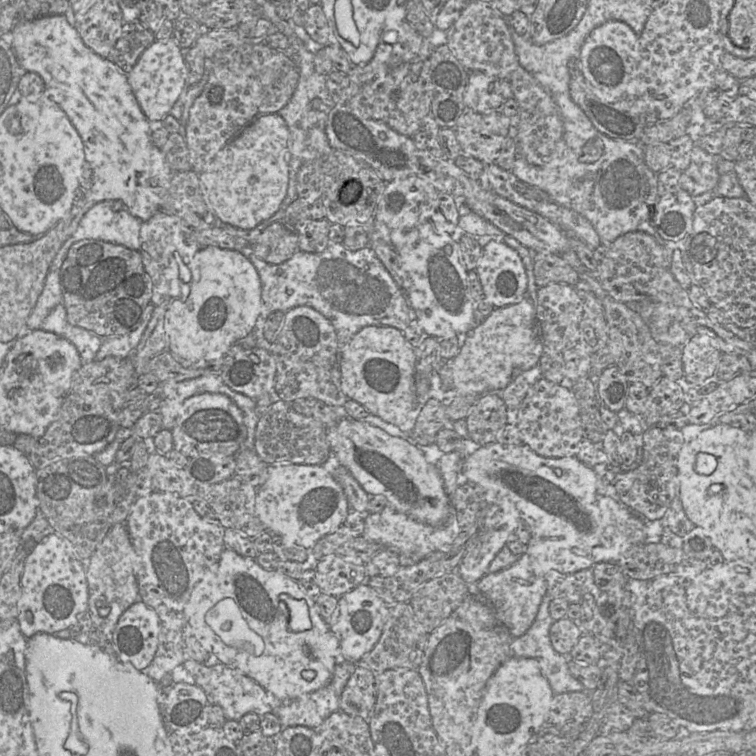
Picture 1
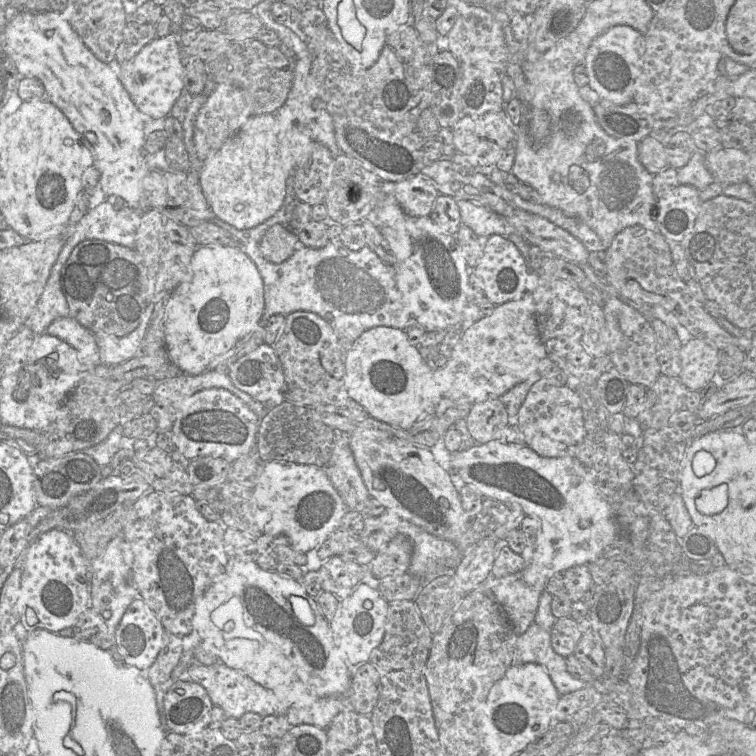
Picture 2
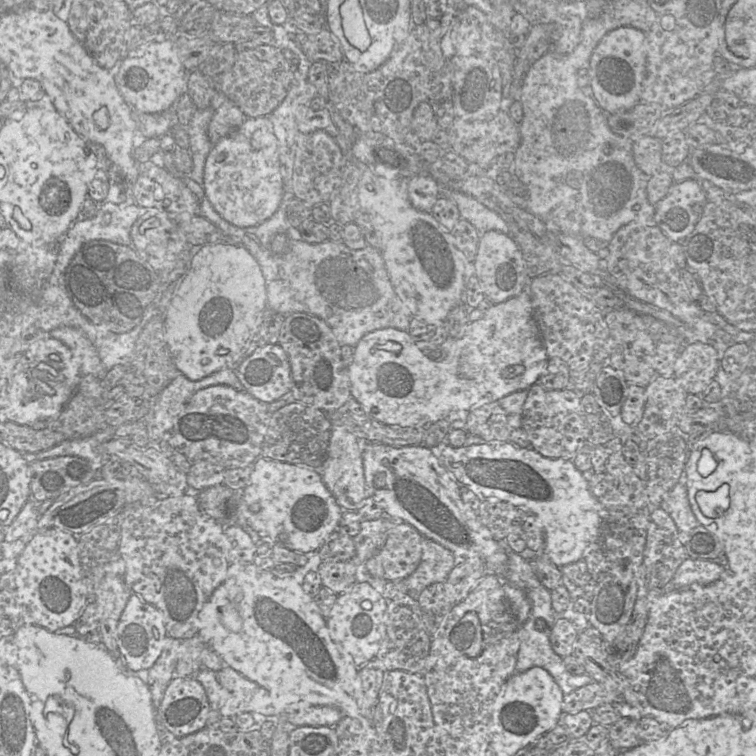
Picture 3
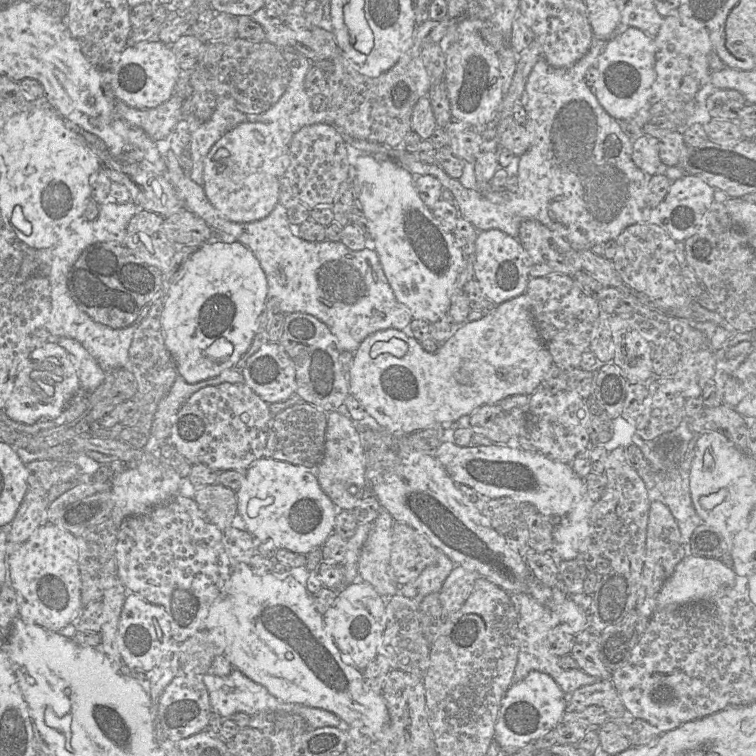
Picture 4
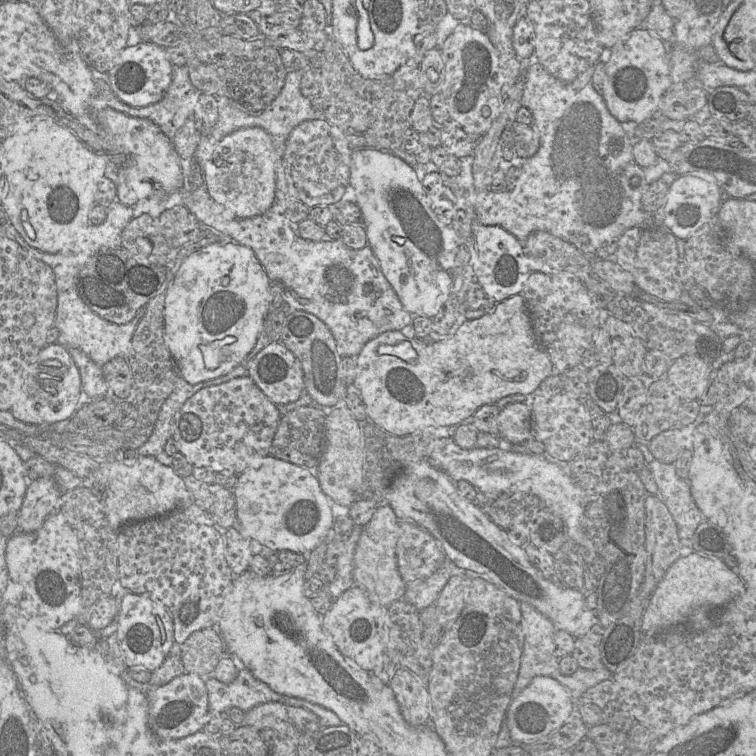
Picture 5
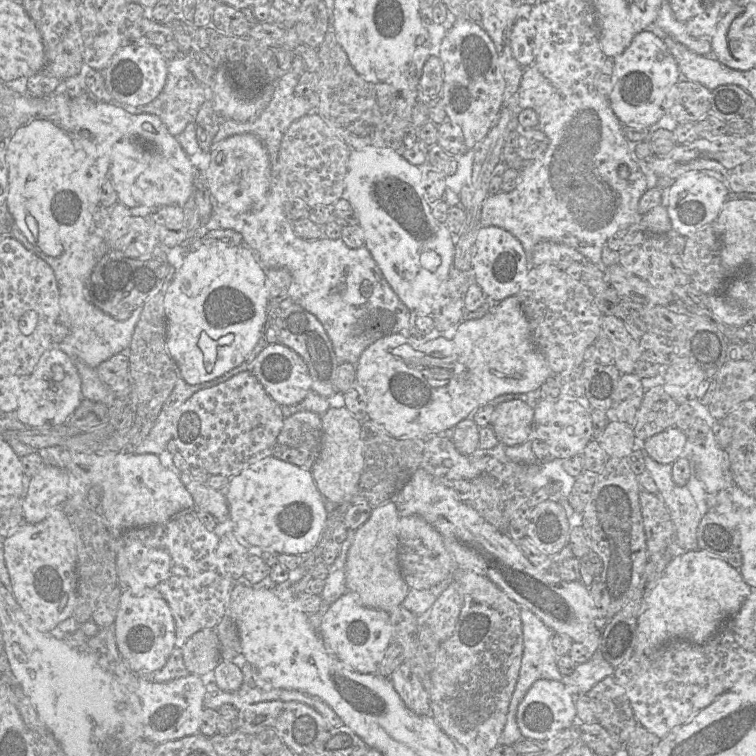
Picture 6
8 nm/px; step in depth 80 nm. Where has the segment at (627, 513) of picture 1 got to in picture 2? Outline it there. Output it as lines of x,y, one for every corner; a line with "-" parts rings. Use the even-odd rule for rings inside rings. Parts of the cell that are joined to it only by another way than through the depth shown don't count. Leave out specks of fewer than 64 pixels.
494,440
453,452
451,466
452,471
484,498
517,503
537,524
536,544
526,566
515,574
490,576
486,580
488,589
518,635
525,633
533,622
540,595
551,576
597,560
623,534
612,504
596,490
595,473
576,457
544,457
529,446

